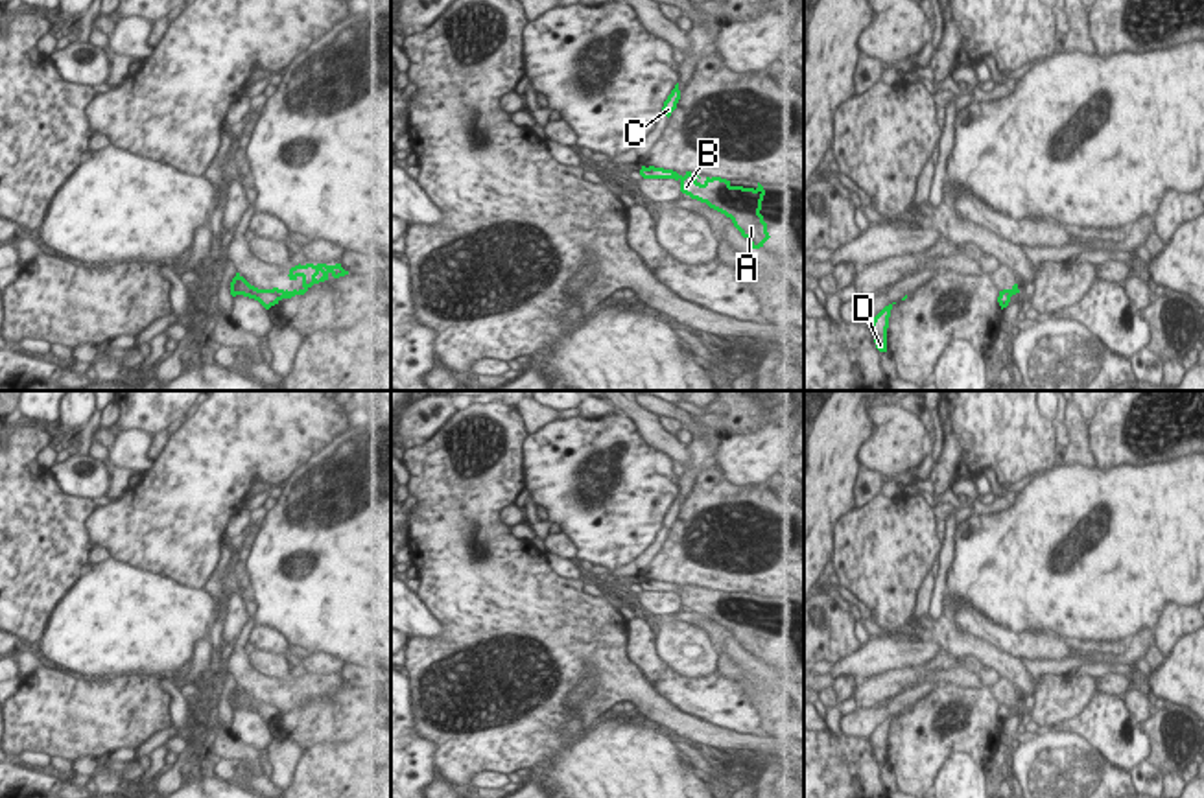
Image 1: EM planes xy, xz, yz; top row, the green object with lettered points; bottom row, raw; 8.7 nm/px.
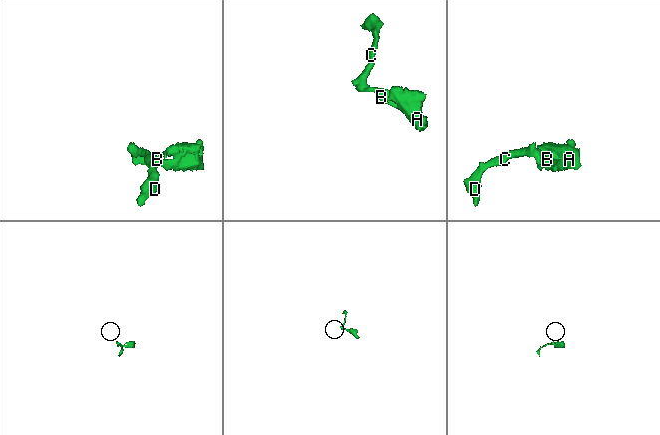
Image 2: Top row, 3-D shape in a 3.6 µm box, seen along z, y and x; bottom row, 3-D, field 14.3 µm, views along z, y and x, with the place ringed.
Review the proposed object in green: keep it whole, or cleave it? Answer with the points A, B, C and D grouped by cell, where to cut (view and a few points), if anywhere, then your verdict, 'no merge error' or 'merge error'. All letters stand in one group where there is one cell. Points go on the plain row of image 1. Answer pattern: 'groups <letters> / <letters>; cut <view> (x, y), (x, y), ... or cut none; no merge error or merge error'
groups A B / C D; cut xy (268, 703), (279, 712); merge error

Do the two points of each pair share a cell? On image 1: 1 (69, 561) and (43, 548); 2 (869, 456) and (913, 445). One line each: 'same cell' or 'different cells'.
1: same cell
2: same cell

